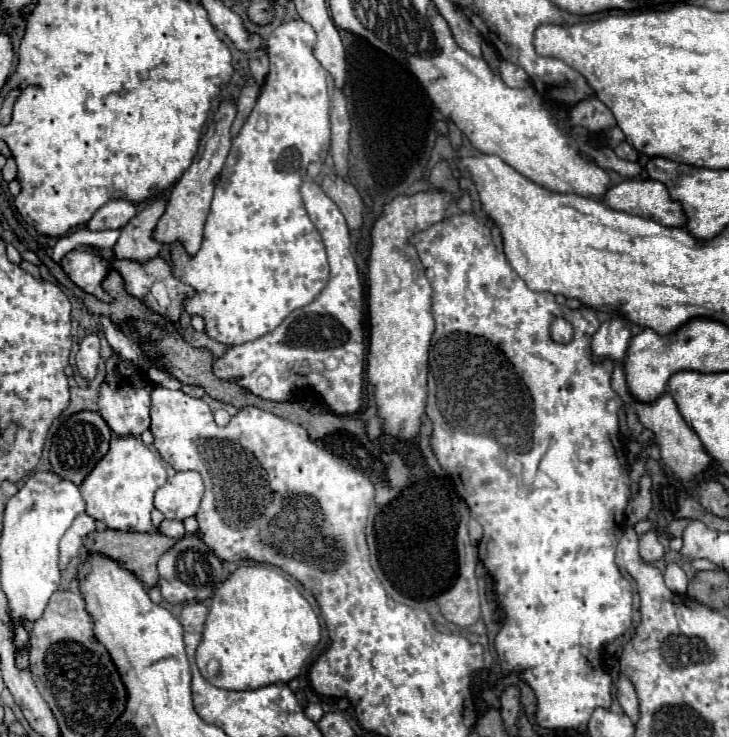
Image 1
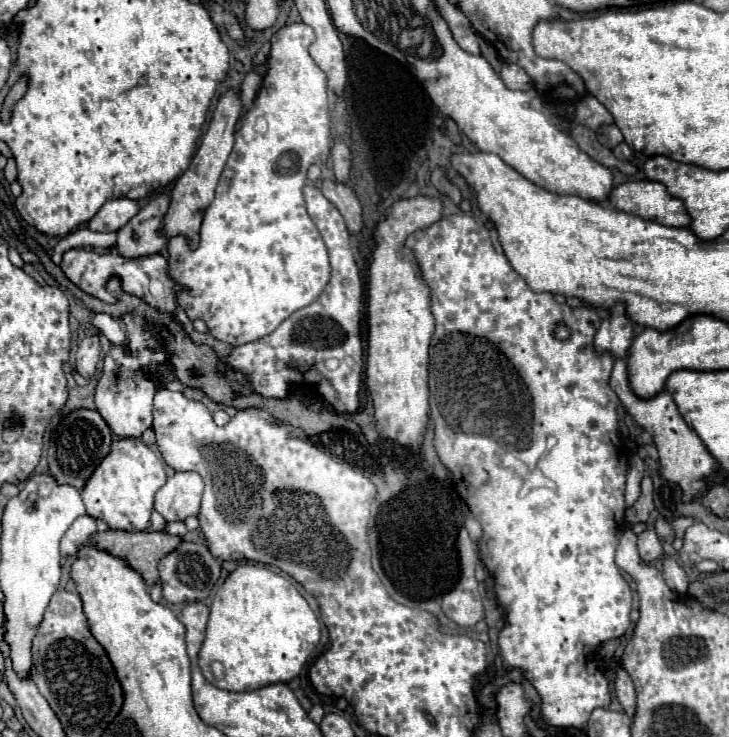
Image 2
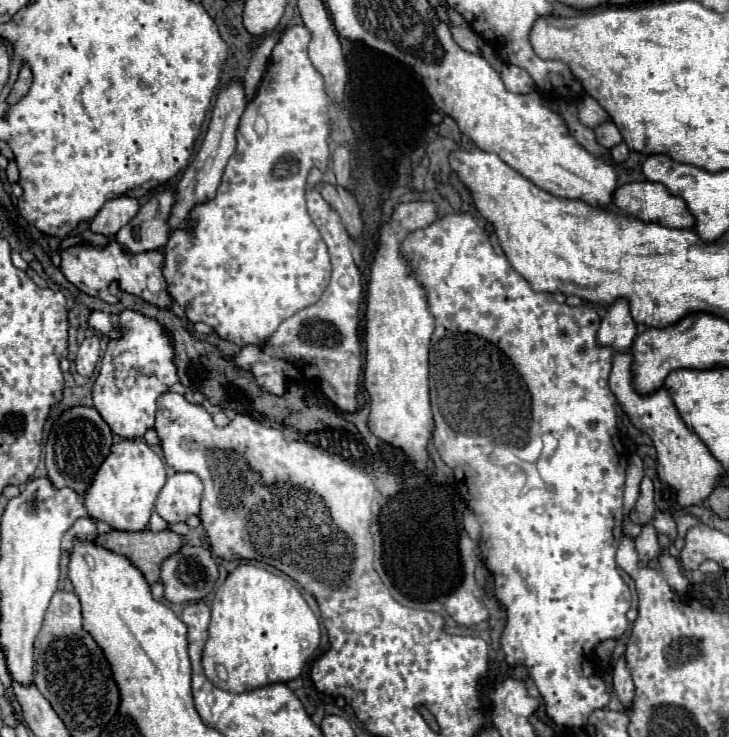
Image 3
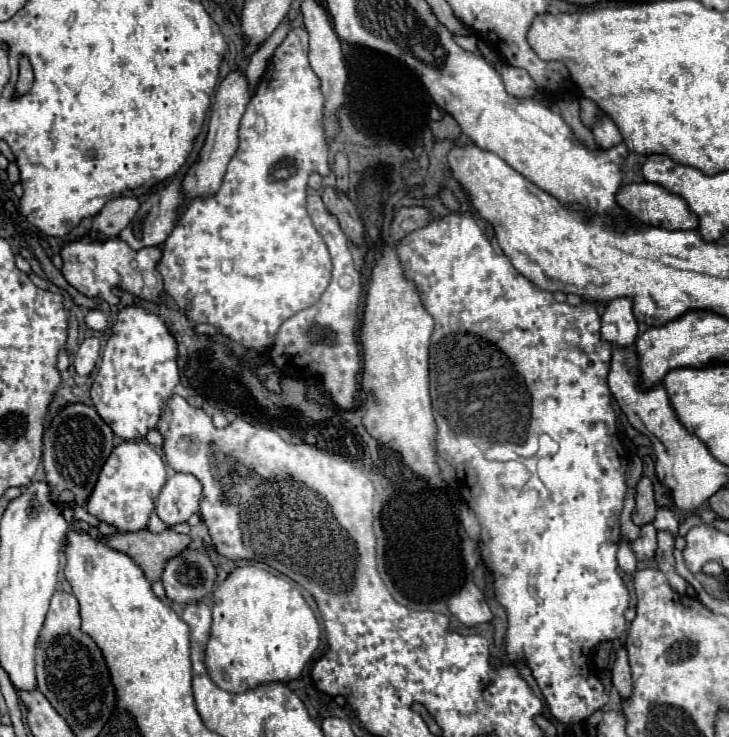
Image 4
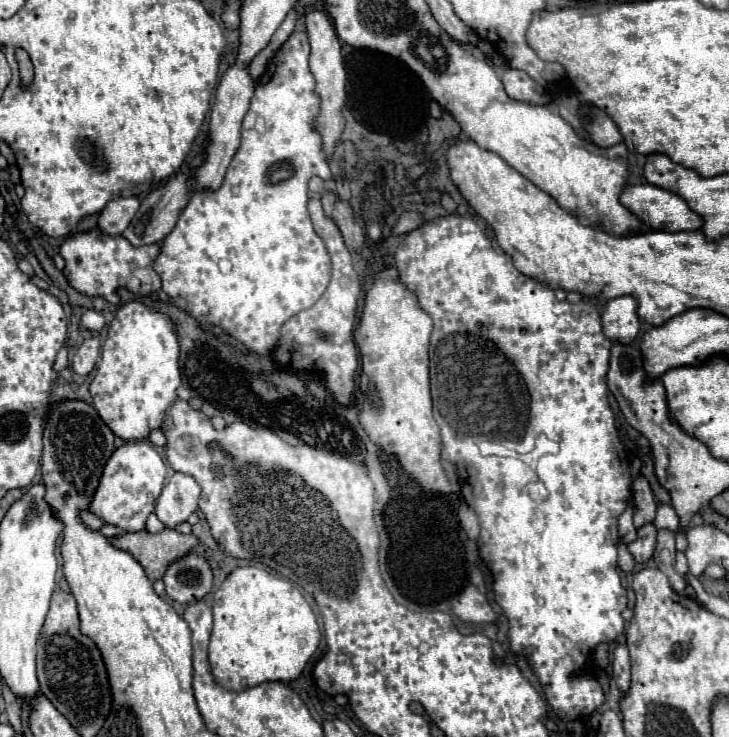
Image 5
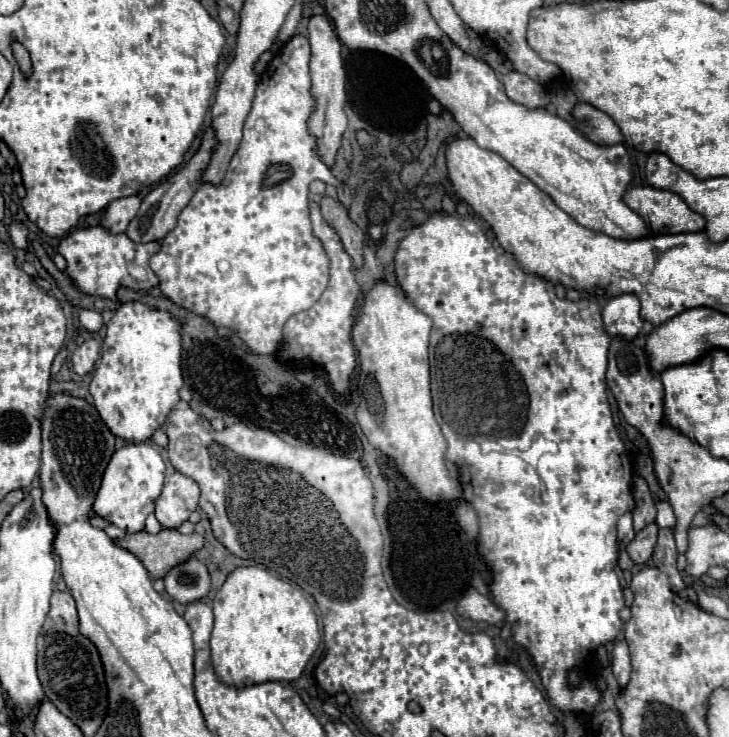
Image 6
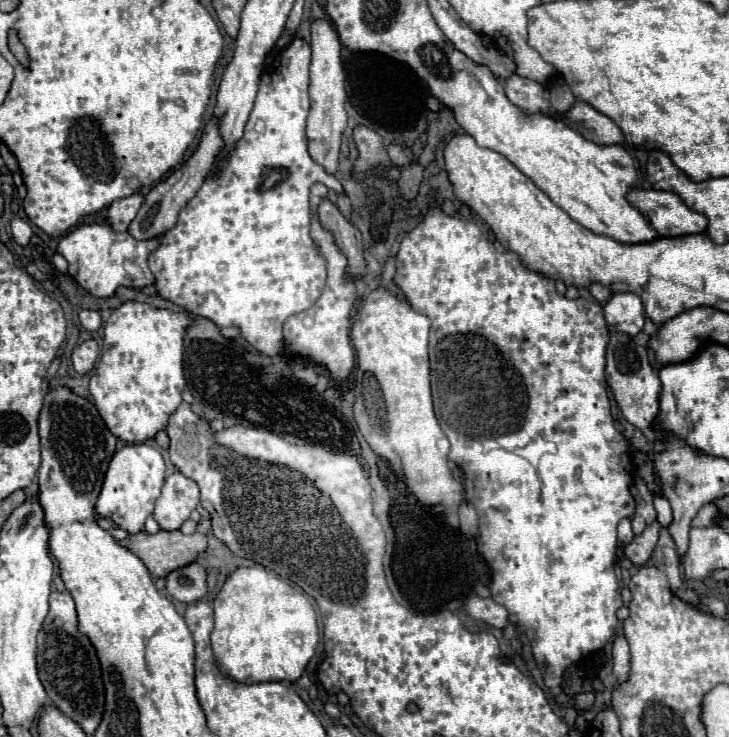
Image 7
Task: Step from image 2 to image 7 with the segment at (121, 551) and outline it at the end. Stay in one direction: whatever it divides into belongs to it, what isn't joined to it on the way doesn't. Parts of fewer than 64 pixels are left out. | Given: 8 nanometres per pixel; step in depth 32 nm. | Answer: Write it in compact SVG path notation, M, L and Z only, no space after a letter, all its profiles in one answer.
M160 530L154 536L146 532L130 536L128 540L122 542L122 546L134 552L146 564L154 578L162 578L168 576L172 570L196 562L196 558L202 552L206 552L208 538L200 532L186 536L180 530L176 532Z

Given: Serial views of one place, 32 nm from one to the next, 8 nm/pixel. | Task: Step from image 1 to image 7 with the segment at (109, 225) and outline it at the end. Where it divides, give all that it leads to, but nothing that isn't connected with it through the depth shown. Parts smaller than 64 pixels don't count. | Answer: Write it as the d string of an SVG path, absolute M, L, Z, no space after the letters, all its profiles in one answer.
M132 194L128 198L114 200L108 208L108 222L112 224L112 228L116 228L116 232L126 232L142 204L144 204L142 194Z

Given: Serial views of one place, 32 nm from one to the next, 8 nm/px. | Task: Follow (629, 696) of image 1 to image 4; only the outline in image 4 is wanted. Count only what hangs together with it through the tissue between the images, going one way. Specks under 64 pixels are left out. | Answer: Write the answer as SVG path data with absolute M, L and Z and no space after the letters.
M626 648L616 652L616 660L614 660L614 670L612 670L612 682L618 688L622 700L630 696L632 692L632 678L630 678L630 664L628 664L628 652Z

